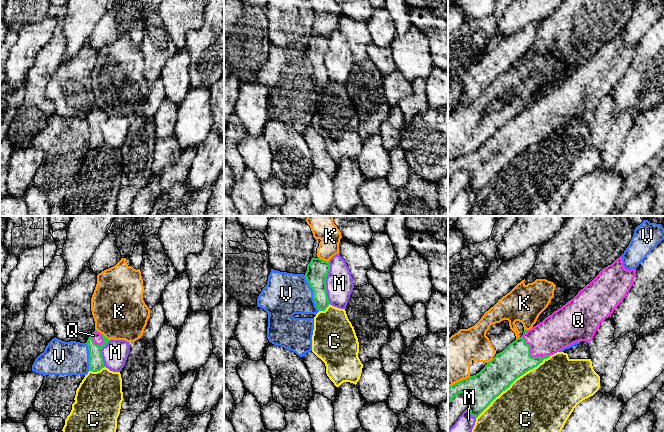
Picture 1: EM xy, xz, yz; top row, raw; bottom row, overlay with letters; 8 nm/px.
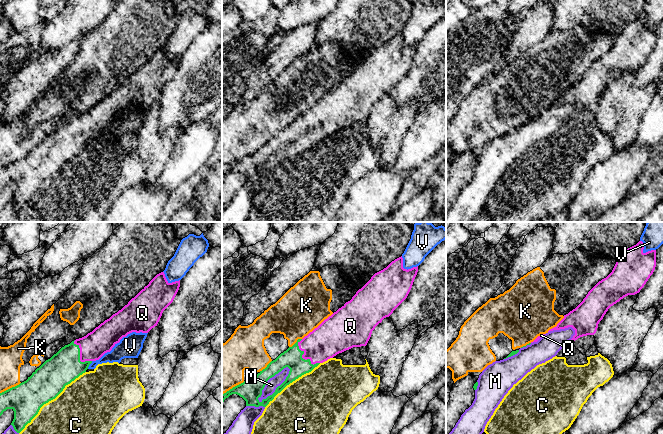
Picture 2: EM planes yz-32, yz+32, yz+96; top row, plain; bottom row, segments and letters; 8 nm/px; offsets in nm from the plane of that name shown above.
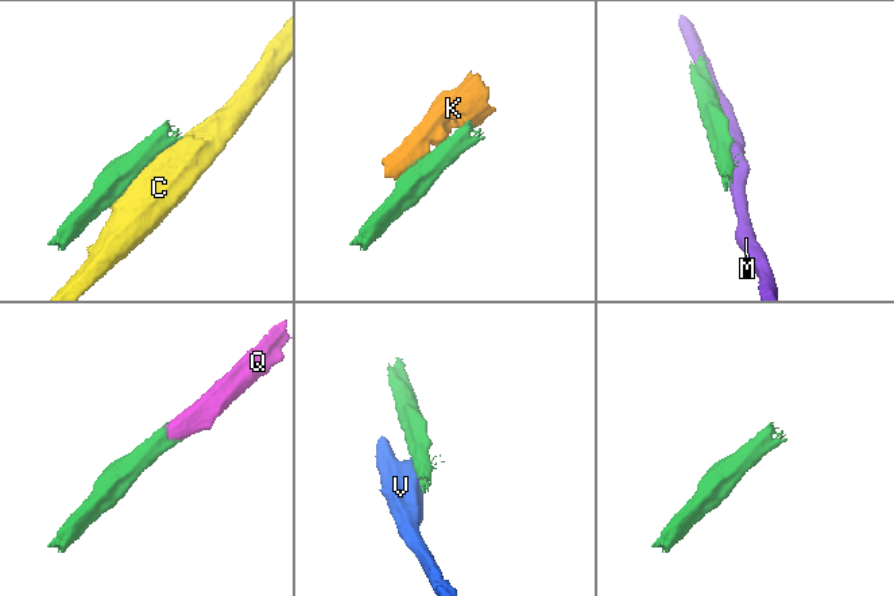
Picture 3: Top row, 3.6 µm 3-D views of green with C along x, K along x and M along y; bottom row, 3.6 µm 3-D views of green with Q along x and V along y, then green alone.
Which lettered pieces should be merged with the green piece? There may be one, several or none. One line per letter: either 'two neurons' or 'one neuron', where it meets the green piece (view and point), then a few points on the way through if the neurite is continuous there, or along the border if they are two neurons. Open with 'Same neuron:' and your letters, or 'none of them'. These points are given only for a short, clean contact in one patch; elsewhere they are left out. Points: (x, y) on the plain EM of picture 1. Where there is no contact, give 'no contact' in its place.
Same neuron: Q
C: two neurons; meets green in yz at (513, 157)
K: two neurons; meets green in xz at (323, 36)
M: two neurons; meets green in xz at (325, 59)
Q: one neuron; meets green in yz at (529, 131); runs through yz (515, 136), (521, 131), (529, 131), (551, 111)
V: two neurons; meets green in xz at (313, 69); border along xz (304, 51), (312, 66), (315, 82), (319, 86)

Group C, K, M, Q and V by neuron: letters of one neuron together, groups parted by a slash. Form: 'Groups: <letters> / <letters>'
Groups: C / K / M / Q / V

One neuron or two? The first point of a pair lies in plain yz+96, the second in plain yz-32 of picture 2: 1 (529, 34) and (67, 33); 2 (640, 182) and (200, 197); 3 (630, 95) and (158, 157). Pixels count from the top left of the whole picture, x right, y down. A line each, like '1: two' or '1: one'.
1: two
2: two
3: one

